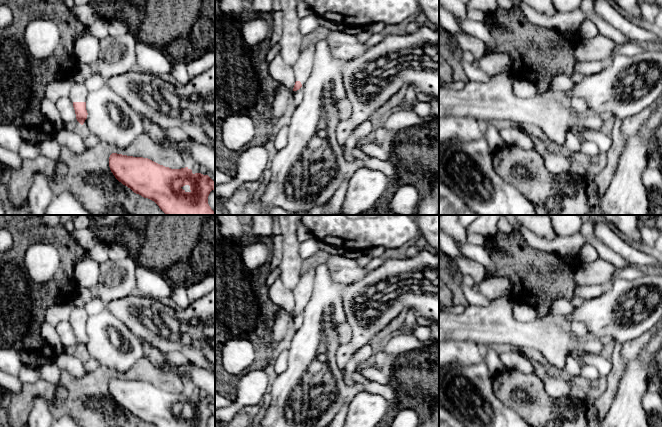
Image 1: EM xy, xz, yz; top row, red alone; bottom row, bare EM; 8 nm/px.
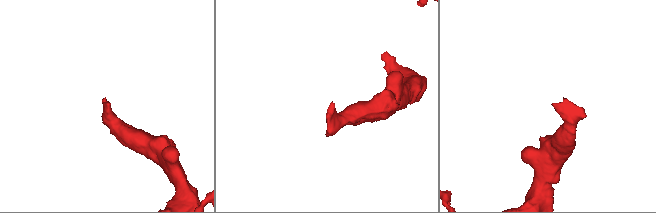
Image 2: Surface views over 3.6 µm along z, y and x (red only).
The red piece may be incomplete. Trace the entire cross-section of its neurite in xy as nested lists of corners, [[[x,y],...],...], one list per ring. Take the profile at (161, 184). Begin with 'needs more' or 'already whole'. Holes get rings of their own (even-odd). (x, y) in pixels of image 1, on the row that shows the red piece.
already whole; [[[112,153],[109,157],[109,167],[115,178],[134,193],[154,201],[166,215],[215,215],[208,204],[208,196],[215,189],[214,181],[201,173],[192,173],[188,167],[171,169],[148,158],[133,157]]]

